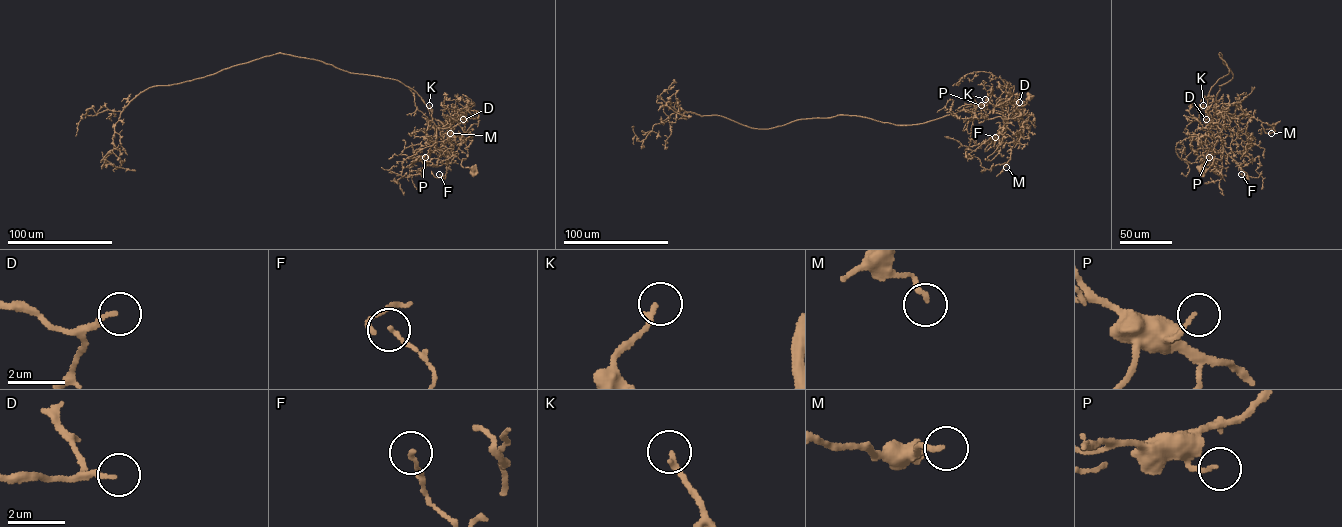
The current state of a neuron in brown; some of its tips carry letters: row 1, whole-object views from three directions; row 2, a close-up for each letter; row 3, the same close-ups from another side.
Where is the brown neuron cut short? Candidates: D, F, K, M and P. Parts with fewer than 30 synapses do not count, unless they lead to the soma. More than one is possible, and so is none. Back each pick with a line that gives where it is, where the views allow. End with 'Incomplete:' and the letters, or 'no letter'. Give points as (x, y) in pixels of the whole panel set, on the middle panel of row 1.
K: place (985, 99)
Incomplete: K

